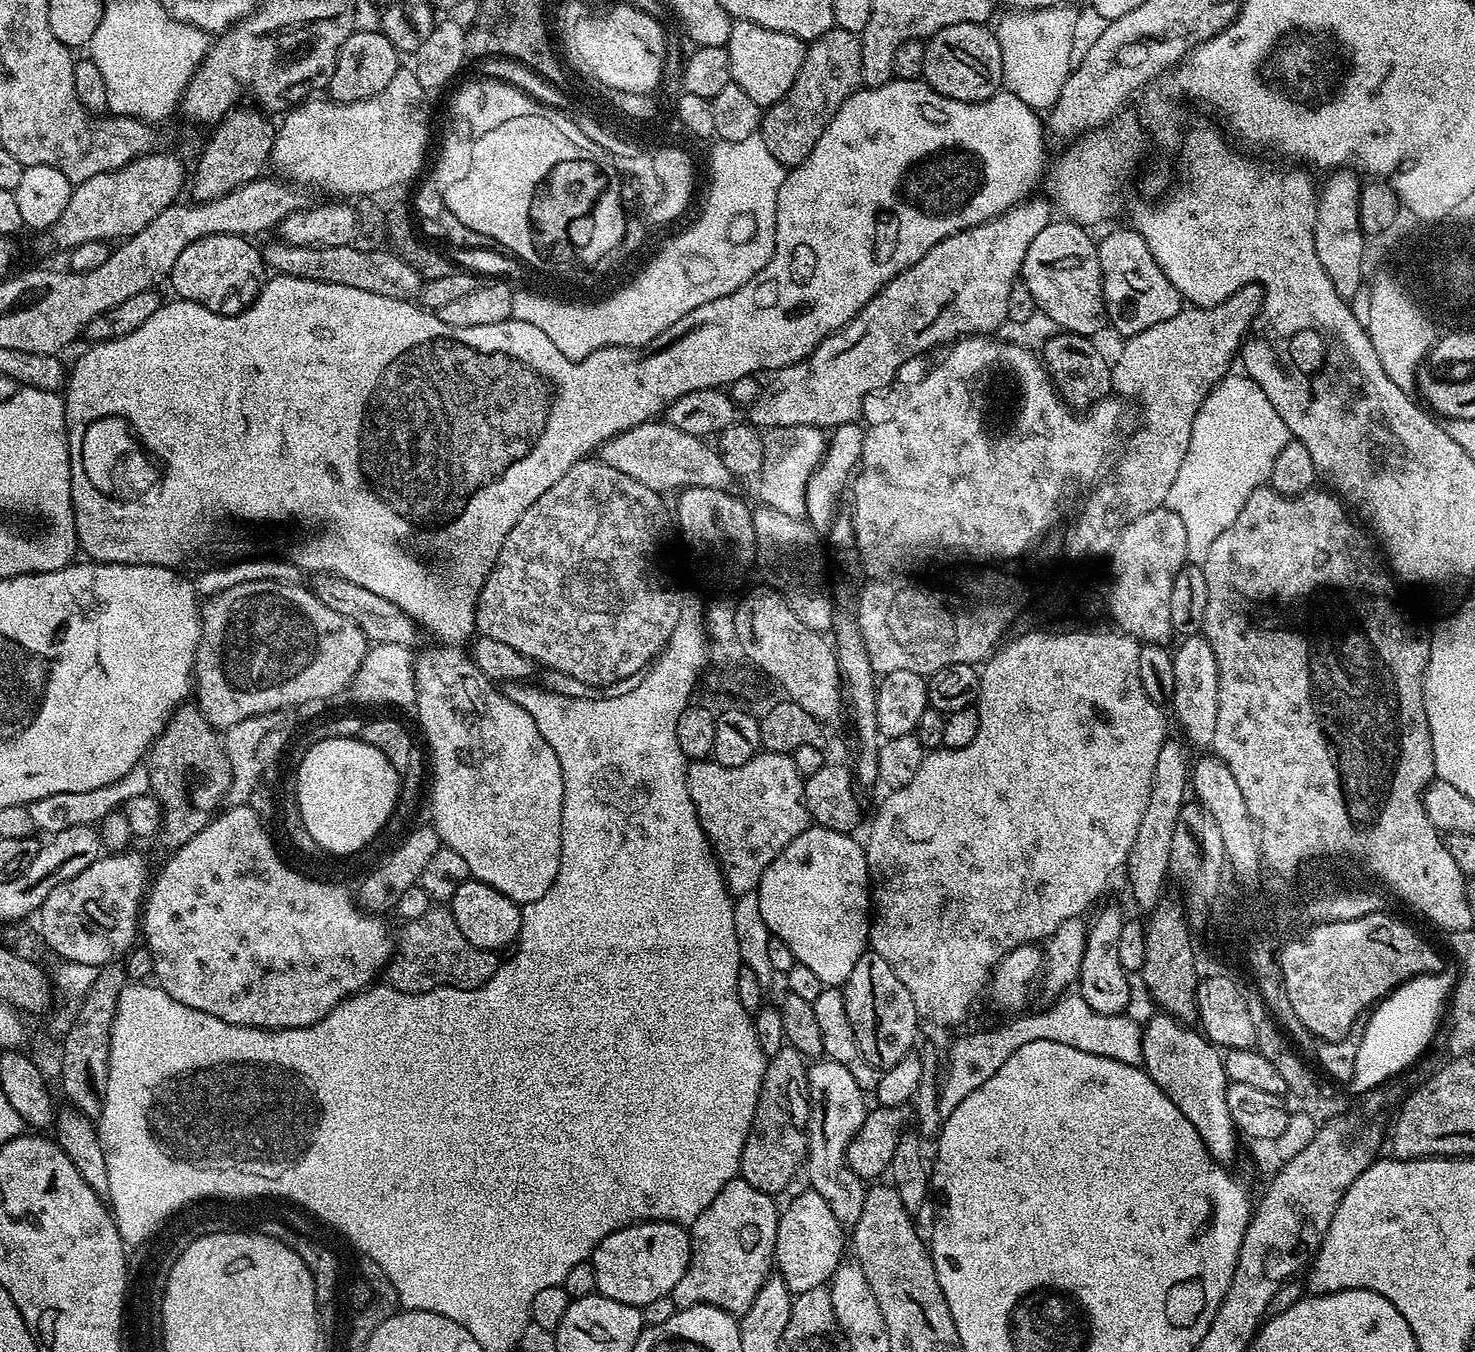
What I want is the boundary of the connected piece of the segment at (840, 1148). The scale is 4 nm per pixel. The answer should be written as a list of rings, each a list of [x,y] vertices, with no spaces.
[[[820,1058],[808,1069],[808,1103],[811,1128],[808,1134],[806,1173],[811,1191],[822,1194],[826,1206],[830,1206],[840,1227],[851,1230],[862,1215],[862,1202],[866,1191],[865,1181],[848,1165],[848,1143],[862,1126],[866,1115],[865,1089],[854,1082],[850,1070],[838,1062]]]

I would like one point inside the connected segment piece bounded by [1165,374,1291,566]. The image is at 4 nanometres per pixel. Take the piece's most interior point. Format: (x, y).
(1237, 435)

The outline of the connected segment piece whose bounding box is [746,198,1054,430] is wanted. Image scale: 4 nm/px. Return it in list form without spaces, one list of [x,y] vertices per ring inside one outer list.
[[[1036,198],[1025,199],[984,224],[947,236],[917,264],[895,276],[850,323],[829,334],[804,360],[773,371],[772,381],[764,384],[764,393],[758,402],[747,405],[747,423],[761,430],[831,430],[839,424],[851,424],[861,419],[864,399],[874,392],[887,389],[891,385],[888,383],[899,374],[900,367],[907,360],[914,359],[919,352],[935,344],[947,345],[960,337],[995,333],[999,325],[1008,319],[1007,306],[1011,288],[1020,280],[1020,267],[1026,258],[1026,250],[1030,250],[1030,242],[1034,242],[1038,233],[1054,219],[1053,205],[1047,199],[1032,199]]]

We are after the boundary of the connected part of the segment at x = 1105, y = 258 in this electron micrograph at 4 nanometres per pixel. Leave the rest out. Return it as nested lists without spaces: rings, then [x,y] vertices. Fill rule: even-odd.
[[[1135,227],[1116,228],[1106,233],[1104,237],[1099,237],[1096,249],[1102,274],[1104,306],[1110,324],[1121,335],[1125,338],[1137,336],[1142,330],[1150,330],[1150,326],[1158,326],[1158,322],[1166,322],[1180,312],[1180,292],[1174,282],[1162,274],[1162,266],[1158,266],[1154,254],[1150,254],[1146,238],[1142,238]]]

